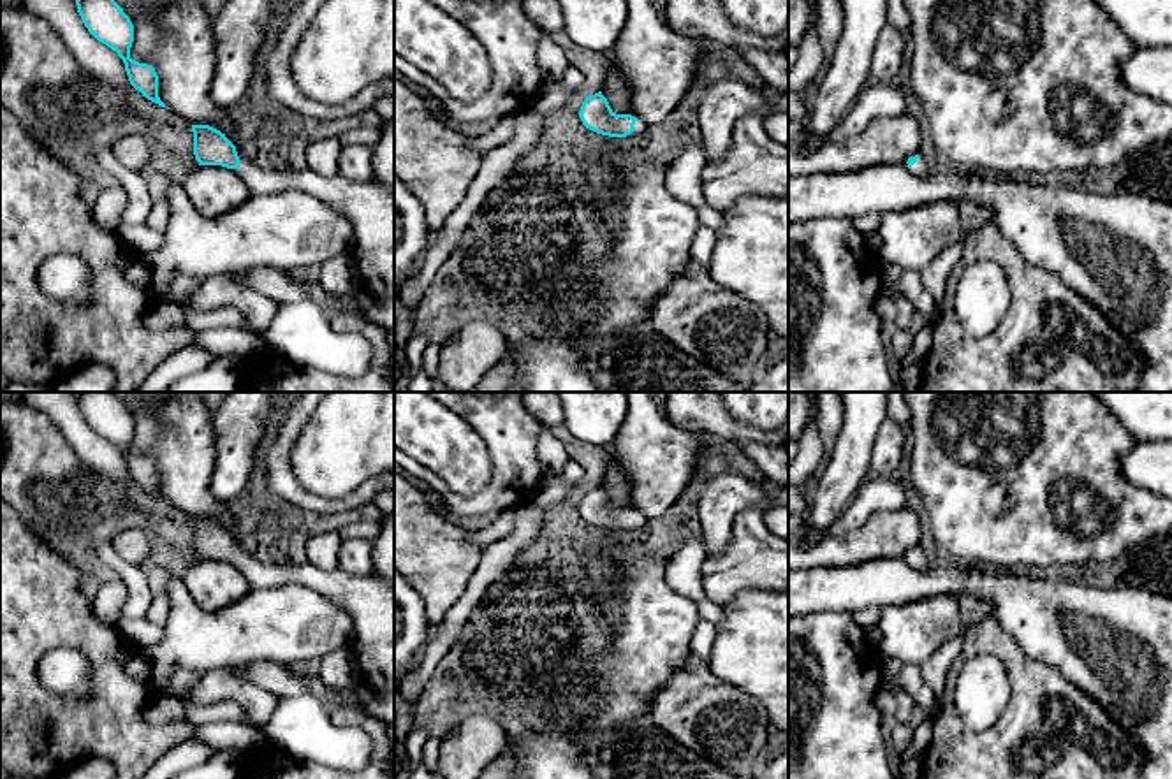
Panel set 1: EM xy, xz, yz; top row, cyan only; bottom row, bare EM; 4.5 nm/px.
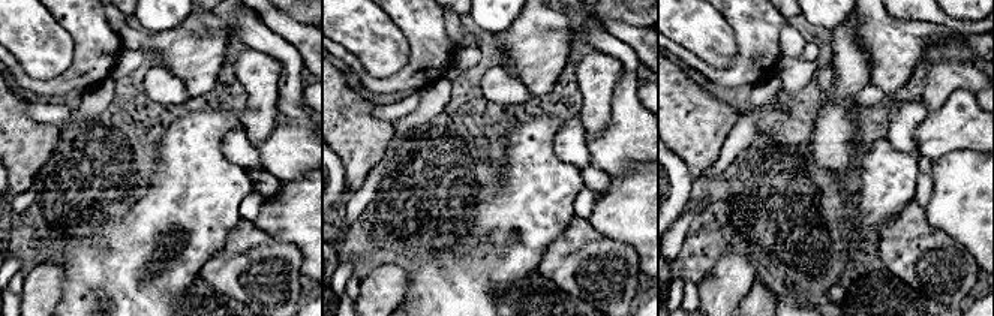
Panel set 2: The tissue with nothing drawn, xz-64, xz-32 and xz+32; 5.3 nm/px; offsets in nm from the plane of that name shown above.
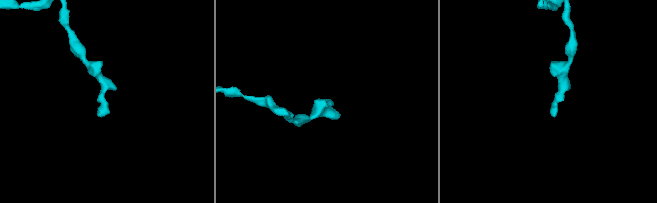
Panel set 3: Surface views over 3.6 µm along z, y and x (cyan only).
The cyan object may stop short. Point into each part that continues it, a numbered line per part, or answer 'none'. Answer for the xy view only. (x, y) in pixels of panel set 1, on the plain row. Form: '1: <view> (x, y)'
1: xy (368, 598)

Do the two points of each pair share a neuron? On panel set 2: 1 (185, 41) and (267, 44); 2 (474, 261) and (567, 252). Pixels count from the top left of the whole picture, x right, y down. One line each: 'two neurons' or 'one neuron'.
1: two neurons
2: two neurons

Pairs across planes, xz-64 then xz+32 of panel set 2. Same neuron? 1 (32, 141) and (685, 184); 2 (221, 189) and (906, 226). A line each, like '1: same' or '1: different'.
1: different
2: different

